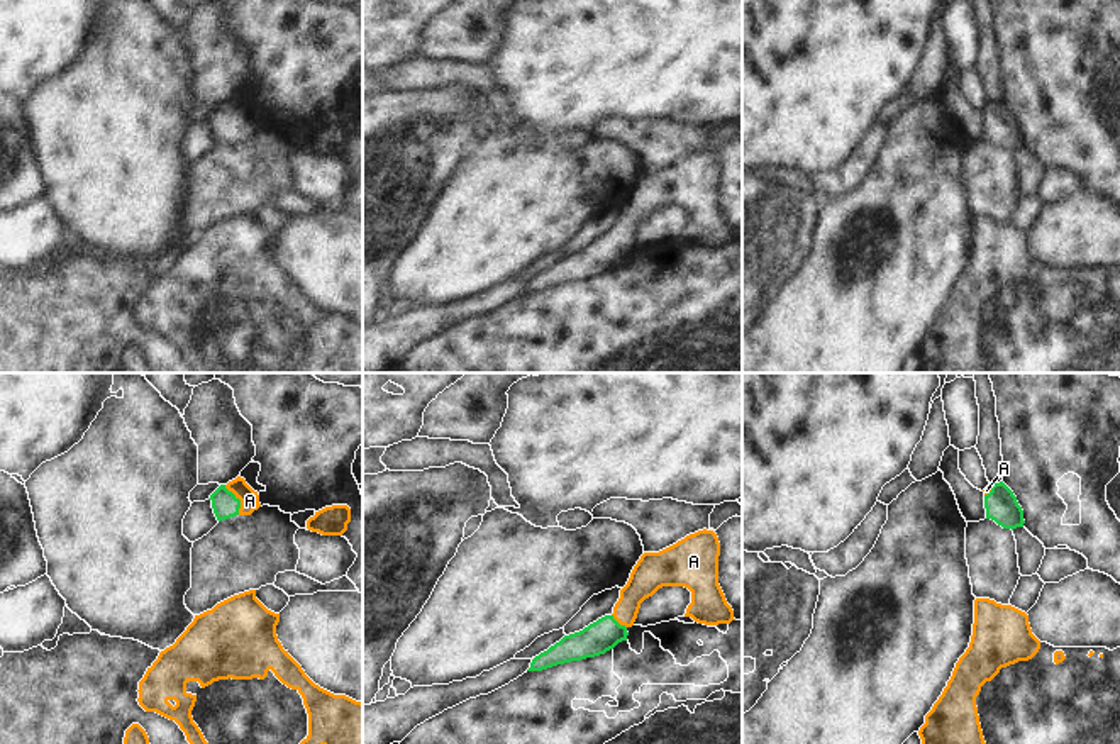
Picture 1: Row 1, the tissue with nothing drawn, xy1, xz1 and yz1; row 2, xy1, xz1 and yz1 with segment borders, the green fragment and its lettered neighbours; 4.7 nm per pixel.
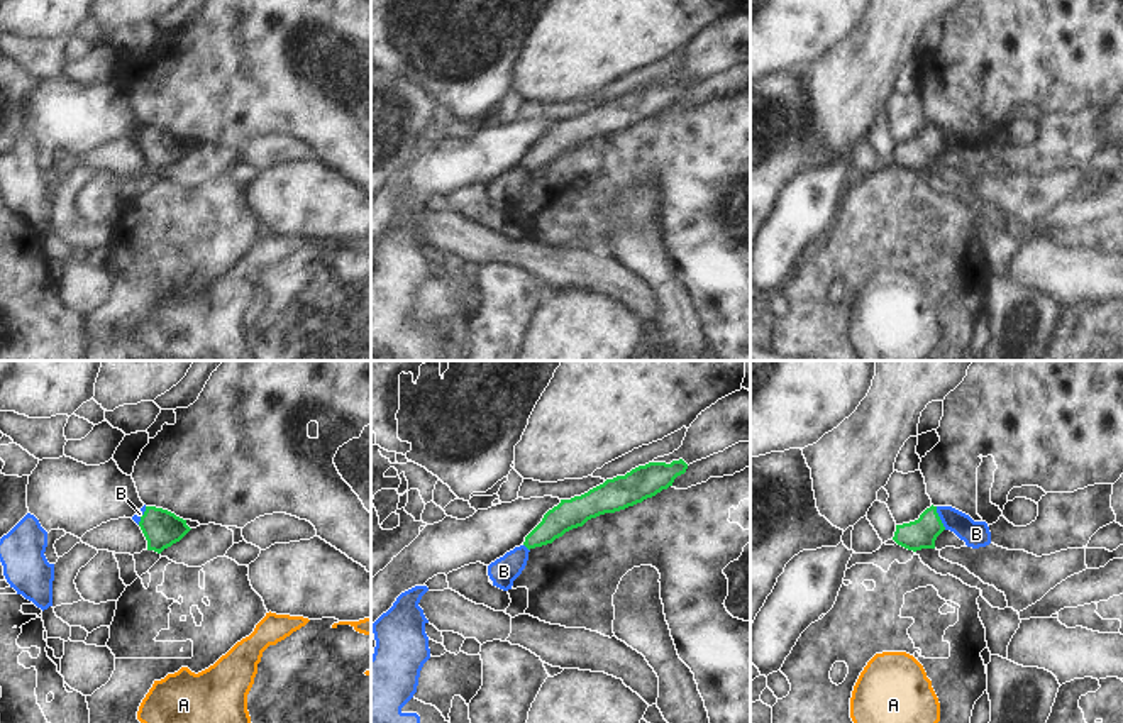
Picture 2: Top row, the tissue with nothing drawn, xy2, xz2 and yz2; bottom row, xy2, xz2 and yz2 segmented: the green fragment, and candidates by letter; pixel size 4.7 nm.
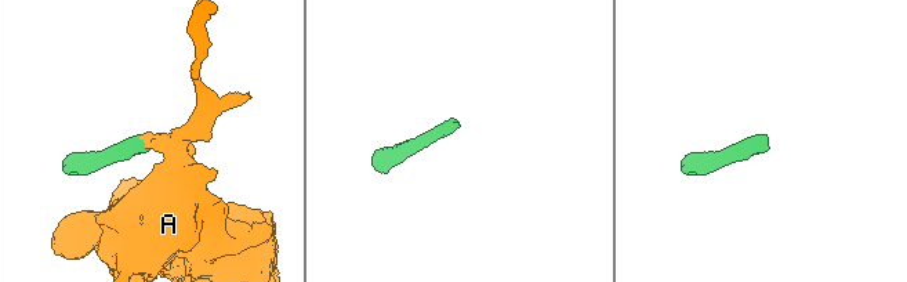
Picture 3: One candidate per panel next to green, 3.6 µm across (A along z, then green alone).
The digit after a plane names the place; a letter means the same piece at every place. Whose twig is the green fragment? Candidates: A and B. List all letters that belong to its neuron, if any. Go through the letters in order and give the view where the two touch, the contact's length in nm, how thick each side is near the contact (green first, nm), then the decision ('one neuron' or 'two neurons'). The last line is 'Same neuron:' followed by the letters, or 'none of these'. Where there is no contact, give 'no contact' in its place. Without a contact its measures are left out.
A: meets green in xy1; contact 160 nm long; 120 nm thick on the green side, 100 nm on the other; one neuron
B: meets green in yz2; contact 120 nm long; 140 nm thick on the green side, 130 nm on the other; two neurons
Same neuron: A

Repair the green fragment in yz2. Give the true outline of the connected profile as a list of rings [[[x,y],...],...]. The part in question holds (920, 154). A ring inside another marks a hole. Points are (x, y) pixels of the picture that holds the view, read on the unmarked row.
[[[937,127],[927,129],[918,141],[896,146],[896,152],[893,161],[908,169],[908,171],[921,171],[921,169],[935,169],[937,157],[945,151]]]

